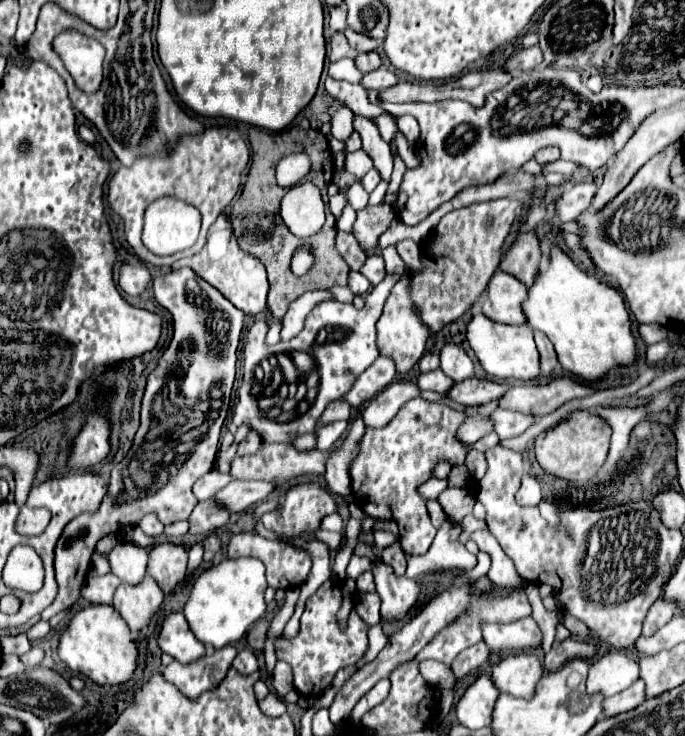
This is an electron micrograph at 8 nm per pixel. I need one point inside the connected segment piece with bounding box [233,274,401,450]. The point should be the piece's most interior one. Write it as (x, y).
(342, 340)

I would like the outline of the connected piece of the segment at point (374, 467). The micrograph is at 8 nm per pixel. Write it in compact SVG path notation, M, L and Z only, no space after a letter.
M415 398L403 404L397 416L383 428L365 428L359 442L359 456L349 464L351 492L363 512L377 520L395 520L401 530L401 546L405 554L425 554L435 538L435 526L427 512L427 500L419 496L419 484L425 484L433 476L433 468L439 462L463 464L471 450L487 452L499 444L499 436L493 432L471 446L457 440L457 428L465 422L465 414L445 404Z

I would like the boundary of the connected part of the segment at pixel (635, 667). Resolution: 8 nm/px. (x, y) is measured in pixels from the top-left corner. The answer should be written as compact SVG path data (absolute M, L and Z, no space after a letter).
M607 650L593 662L587 678L587 692L601 692L605 698L623 692L639 678L639 664L631 656Z

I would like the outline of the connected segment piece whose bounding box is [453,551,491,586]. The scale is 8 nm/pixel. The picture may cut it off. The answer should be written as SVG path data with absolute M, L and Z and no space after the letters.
M479 551L475 568L469 574L463 574L461 578L457 578L457 582L453 582L453 586L463 586L467 582L475 582L479 576L485 576L489 572L489 566L491 566L491 556L487 552Z

